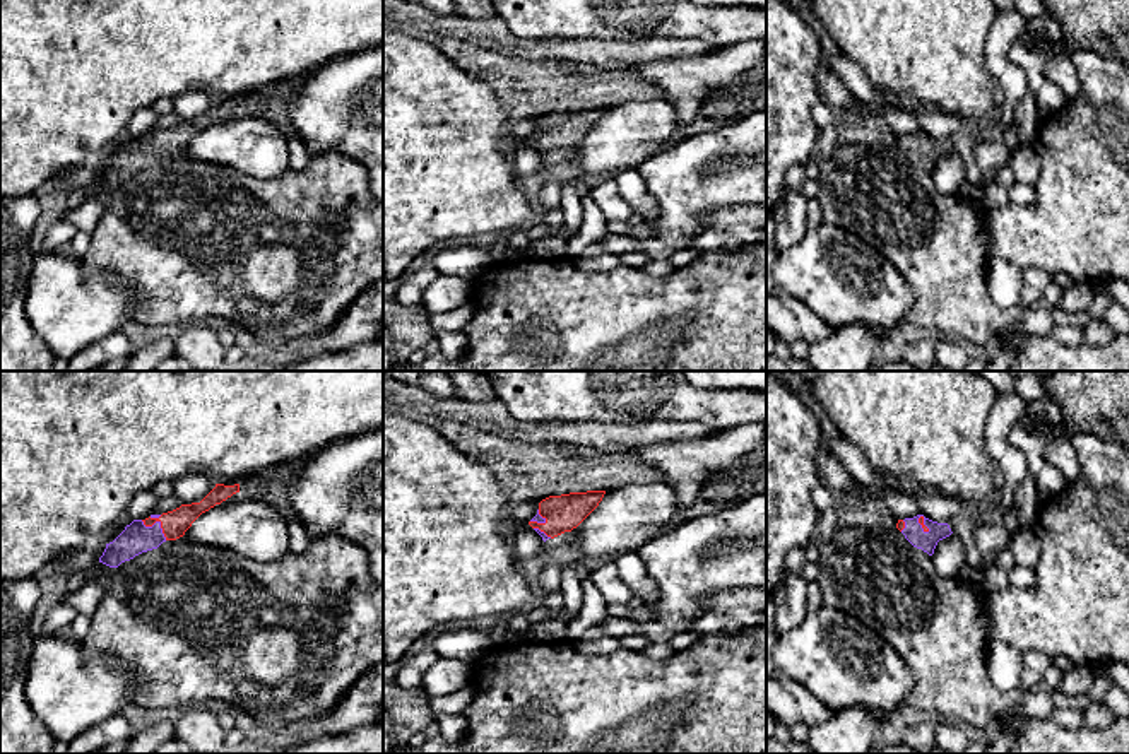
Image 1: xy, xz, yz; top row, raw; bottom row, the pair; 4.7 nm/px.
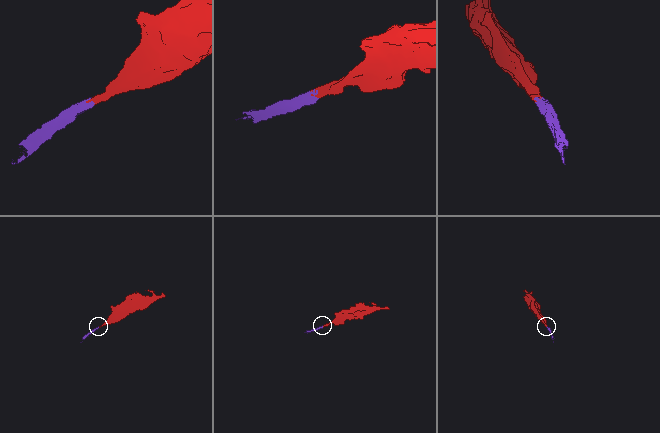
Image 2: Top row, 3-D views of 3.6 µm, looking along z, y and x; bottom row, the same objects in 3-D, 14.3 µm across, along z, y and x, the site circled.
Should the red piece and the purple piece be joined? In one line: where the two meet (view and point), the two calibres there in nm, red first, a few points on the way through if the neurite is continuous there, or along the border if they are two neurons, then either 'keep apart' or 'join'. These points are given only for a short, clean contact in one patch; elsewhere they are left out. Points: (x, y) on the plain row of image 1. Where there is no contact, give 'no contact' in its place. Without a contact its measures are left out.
xy (158, 137) | 120/140 nm | across xy (175, 141), (158, 137), (135, 156) | join

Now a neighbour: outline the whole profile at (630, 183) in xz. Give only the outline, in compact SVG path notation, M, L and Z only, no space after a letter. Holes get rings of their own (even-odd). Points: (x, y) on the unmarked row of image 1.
M636 169L623 171L614 180L621 197L630 203L633 212L640 214L647 222L655 222L659 219L659 209L653 198L645 191Z

